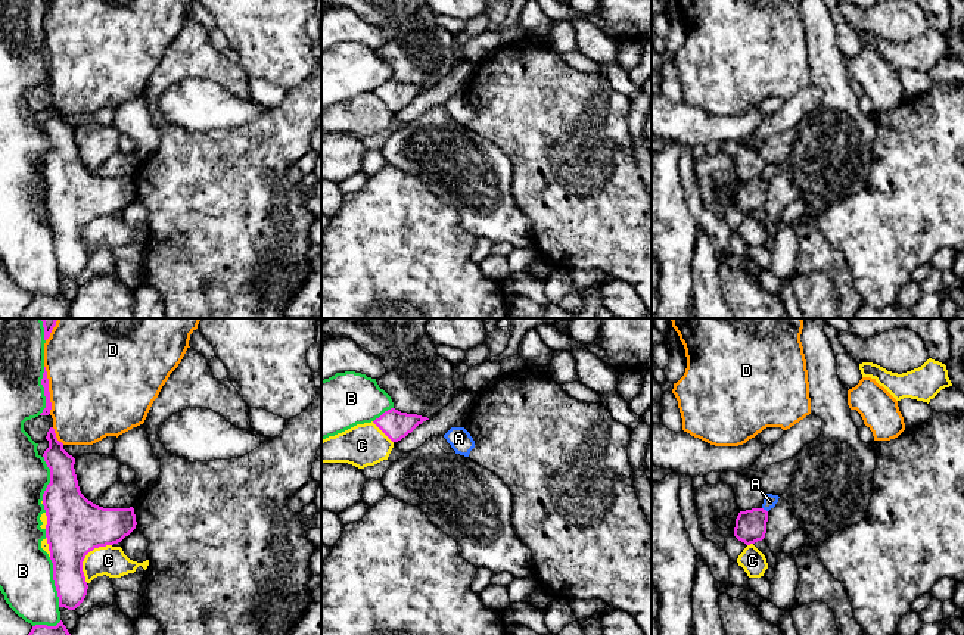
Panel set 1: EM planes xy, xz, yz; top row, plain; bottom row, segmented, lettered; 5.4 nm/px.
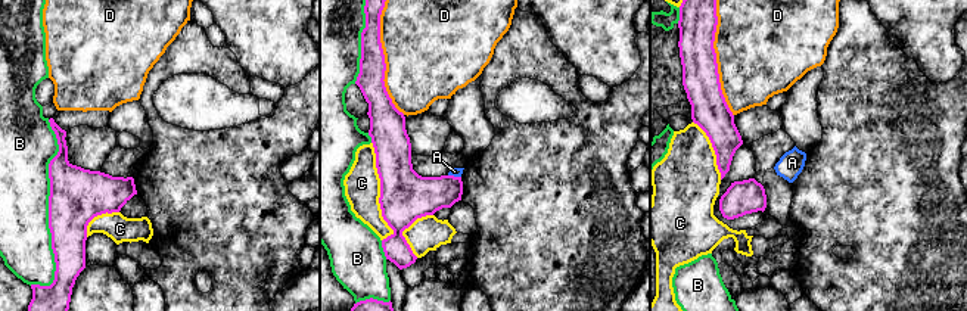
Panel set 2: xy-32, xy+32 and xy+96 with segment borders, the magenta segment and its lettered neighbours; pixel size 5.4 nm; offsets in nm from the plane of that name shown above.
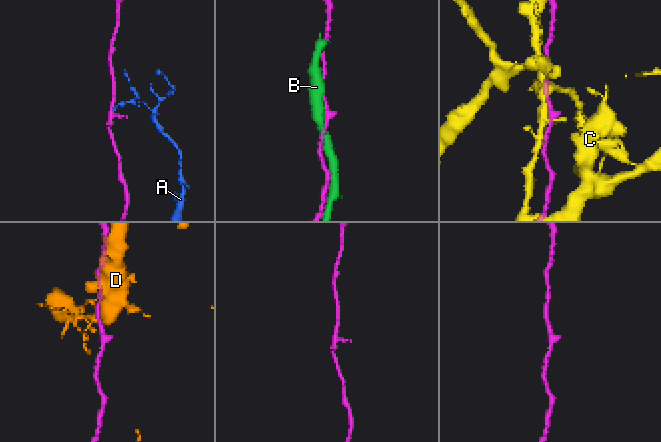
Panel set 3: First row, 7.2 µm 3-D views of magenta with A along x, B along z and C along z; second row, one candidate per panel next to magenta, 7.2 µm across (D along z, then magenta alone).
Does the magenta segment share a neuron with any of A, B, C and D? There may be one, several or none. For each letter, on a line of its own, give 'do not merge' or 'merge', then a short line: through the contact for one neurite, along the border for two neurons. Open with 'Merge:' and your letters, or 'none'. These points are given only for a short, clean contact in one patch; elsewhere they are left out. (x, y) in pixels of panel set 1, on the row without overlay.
Merge: none
A: do not merge | yz (762, 177), (767, 181)
B: do not merge
C: do not merge
D: do not merge

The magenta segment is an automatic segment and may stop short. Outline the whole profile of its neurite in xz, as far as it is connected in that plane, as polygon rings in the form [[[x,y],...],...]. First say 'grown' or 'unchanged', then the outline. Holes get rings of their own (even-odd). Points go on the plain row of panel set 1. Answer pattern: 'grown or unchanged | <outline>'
unchanged | [[[395,78],[385,81],[373,93],[392,110],[398,112],[411,103],[419,94],[429,90],[417,84],[401,83]]]

